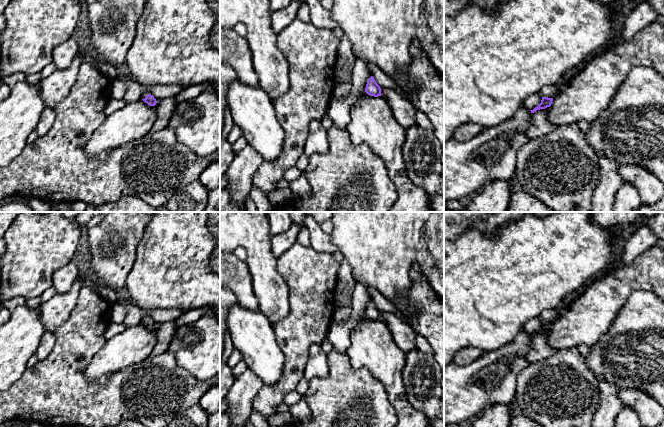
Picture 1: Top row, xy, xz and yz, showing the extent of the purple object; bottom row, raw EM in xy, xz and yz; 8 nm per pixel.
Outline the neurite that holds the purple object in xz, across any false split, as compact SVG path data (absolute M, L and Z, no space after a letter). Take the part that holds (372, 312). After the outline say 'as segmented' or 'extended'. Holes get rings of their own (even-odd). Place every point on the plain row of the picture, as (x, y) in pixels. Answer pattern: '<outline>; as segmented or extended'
M371 300L368 303L366 312L365 312L365 316L370 320L374 320L374 321L381 320L381 312L377 308L373 300Z; as segmented

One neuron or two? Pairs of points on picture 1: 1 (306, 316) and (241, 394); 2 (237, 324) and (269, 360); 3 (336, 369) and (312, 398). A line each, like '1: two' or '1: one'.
1: two
2: one
3: one

